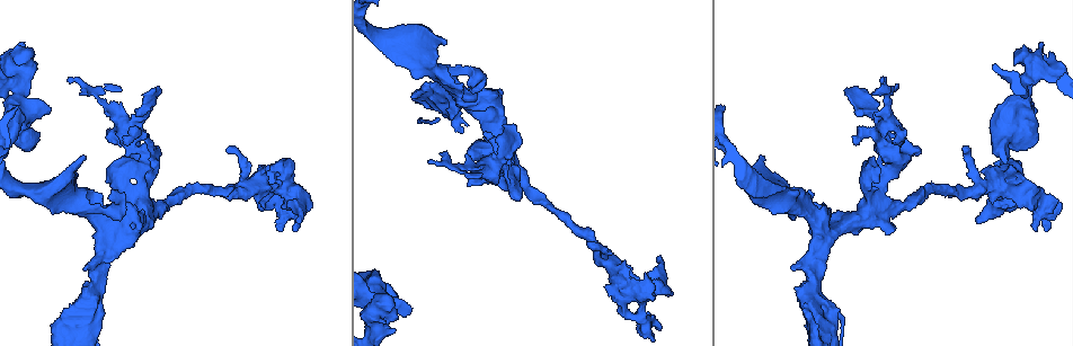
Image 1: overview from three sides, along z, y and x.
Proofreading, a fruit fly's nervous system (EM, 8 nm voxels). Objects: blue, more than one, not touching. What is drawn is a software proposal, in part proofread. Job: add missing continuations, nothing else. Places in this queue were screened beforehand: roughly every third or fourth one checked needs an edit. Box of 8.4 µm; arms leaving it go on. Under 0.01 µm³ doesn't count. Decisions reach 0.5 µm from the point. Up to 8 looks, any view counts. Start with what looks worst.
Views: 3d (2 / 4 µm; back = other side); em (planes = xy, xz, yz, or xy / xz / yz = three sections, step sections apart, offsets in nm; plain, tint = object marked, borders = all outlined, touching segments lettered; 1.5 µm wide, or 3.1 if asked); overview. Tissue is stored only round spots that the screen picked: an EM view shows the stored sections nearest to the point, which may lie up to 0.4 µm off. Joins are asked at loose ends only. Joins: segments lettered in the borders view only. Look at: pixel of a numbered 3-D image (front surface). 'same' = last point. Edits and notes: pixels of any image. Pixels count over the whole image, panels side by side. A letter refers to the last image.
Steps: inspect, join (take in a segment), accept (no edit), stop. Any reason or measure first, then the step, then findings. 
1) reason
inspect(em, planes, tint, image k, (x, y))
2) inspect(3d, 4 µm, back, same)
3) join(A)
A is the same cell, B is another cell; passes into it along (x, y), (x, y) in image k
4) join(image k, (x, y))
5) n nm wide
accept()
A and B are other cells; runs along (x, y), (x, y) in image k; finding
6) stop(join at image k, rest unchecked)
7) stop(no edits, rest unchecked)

branch stops here
inspect(3d, 2 µm, image 1, (393, 331))

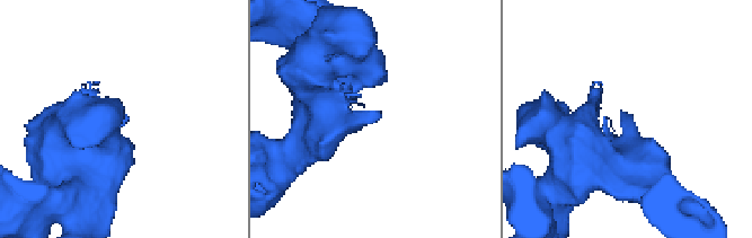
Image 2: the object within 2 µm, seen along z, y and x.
inspect(em, xz, step 4, borders, image 2, (372, 114))

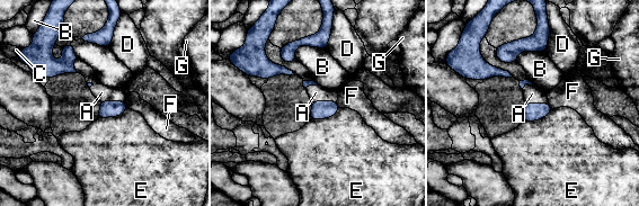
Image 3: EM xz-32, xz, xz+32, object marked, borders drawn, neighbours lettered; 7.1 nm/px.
inspect(em, planes, borders, same)

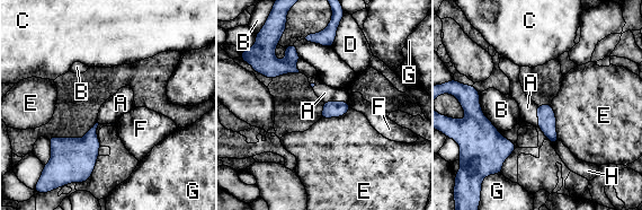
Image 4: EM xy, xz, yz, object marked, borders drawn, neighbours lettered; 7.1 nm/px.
B touches over 320 nm
join(A)
A is the same cell, B, C, D, E, F, G and H are other cells; it goes on there

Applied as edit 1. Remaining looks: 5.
see it whole again
inspect(overview)

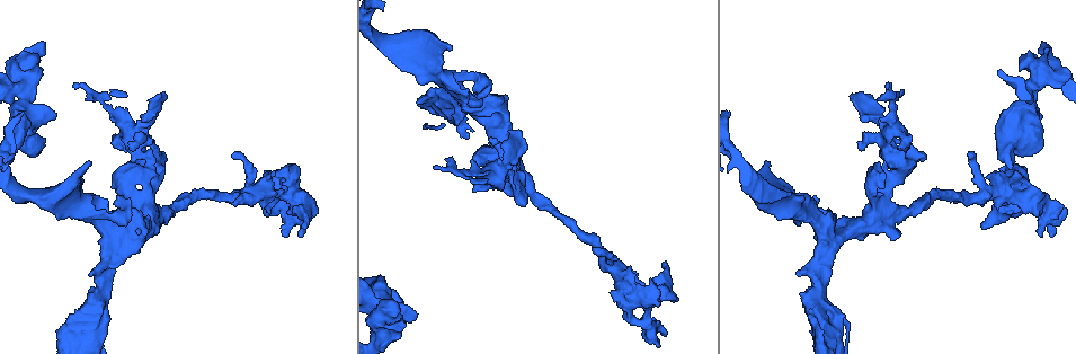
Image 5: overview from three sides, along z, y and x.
free end
inspect(em, planes, tint, image 5, (524, 206))

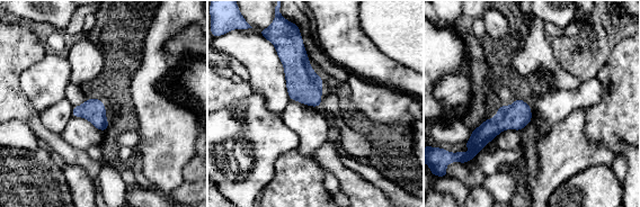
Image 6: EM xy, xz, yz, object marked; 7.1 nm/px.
inspect(em, planes, borders, same)

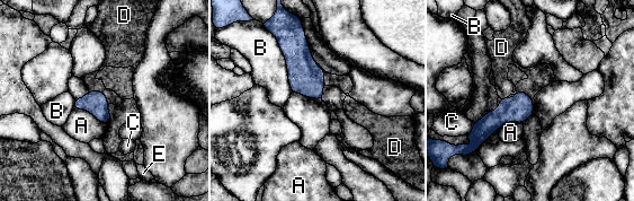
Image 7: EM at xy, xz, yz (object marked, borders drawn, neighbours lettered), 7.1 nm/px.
160 nm wide
accept()
A, B, C, D and E are other cells; border along (515, 94), (525, 92), (532, 98) in image 7; no lettered segment goes on from it

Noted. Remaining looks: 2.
an open end
inspect(em, planes, borders, image 5, (881, 186))

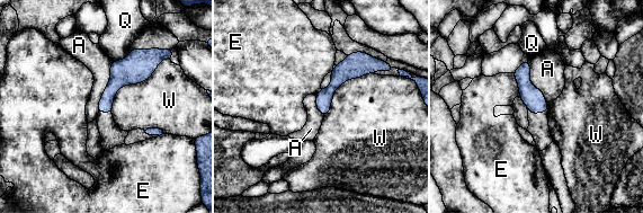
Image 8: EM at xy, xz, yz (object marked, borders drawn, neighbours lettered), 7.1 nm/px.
accept()
A, E, Q and W are other cells; runs along (374, 65), (350, 68), (320, 107) in image 8; none of them fits

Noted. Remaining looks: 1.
stop(join at image 4, rest unchecked)

